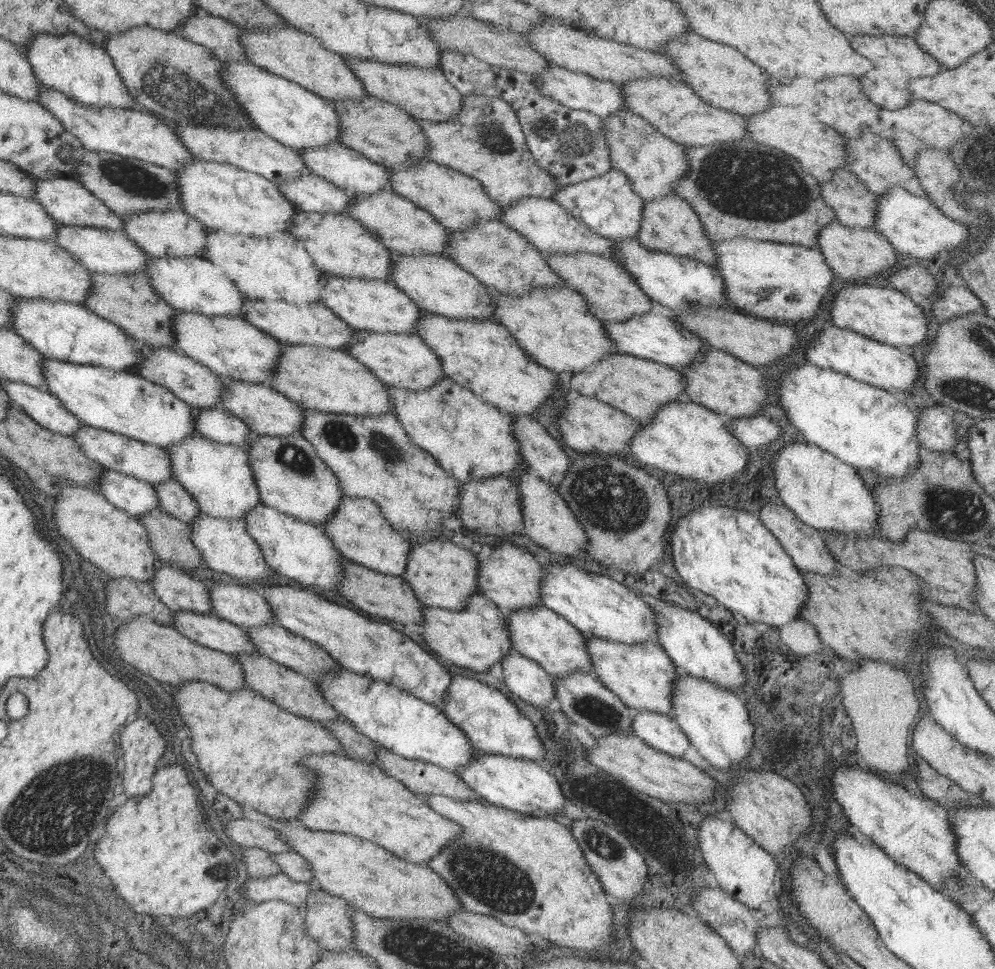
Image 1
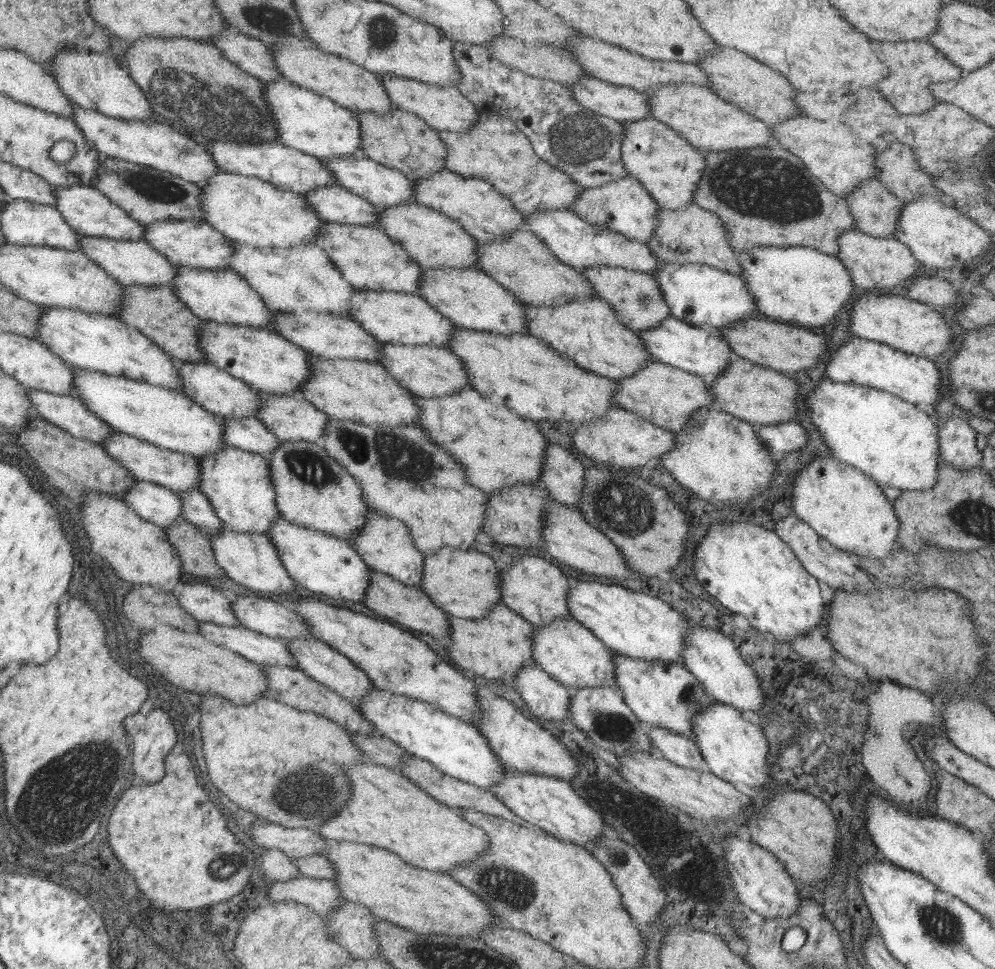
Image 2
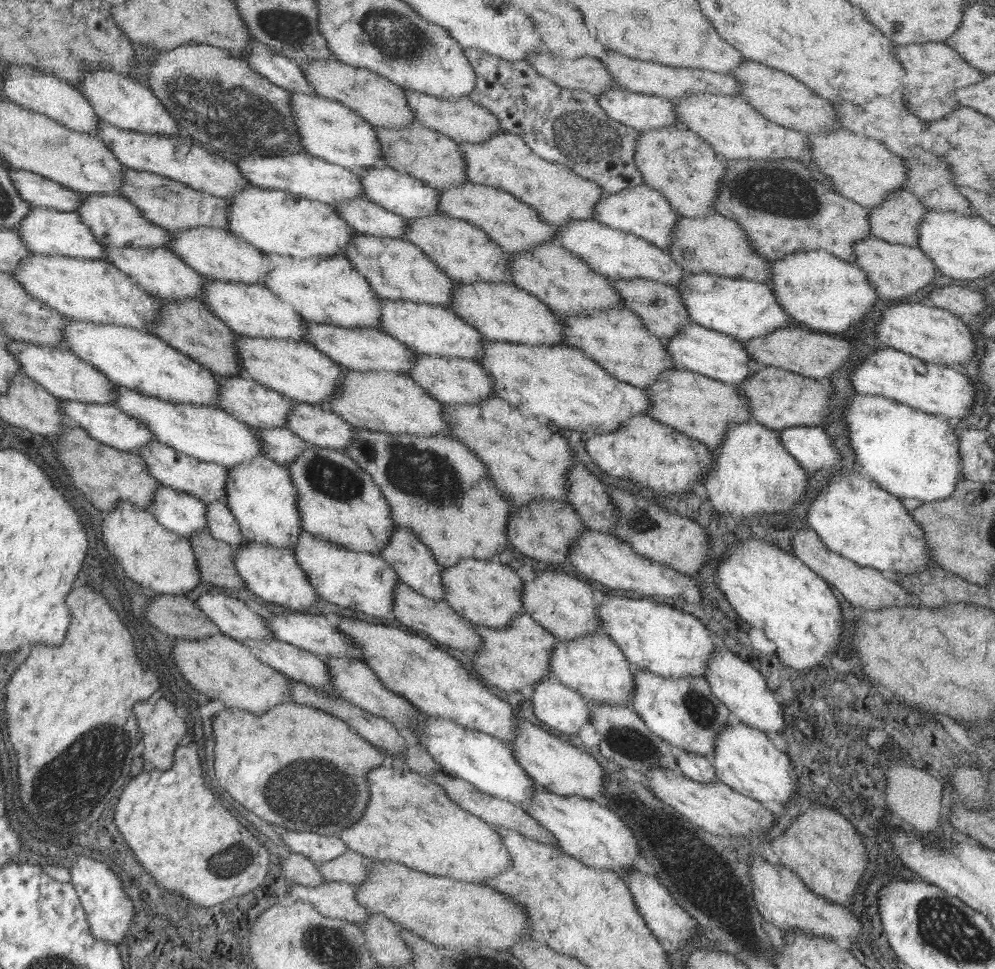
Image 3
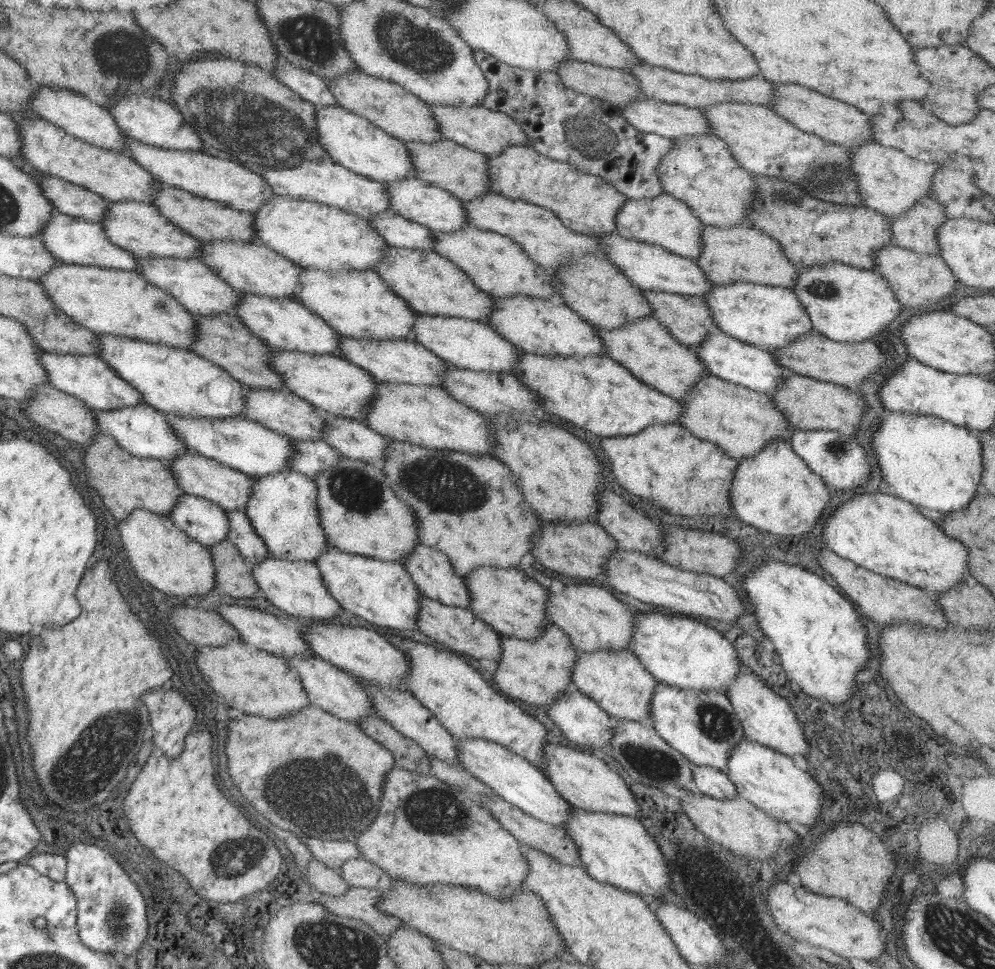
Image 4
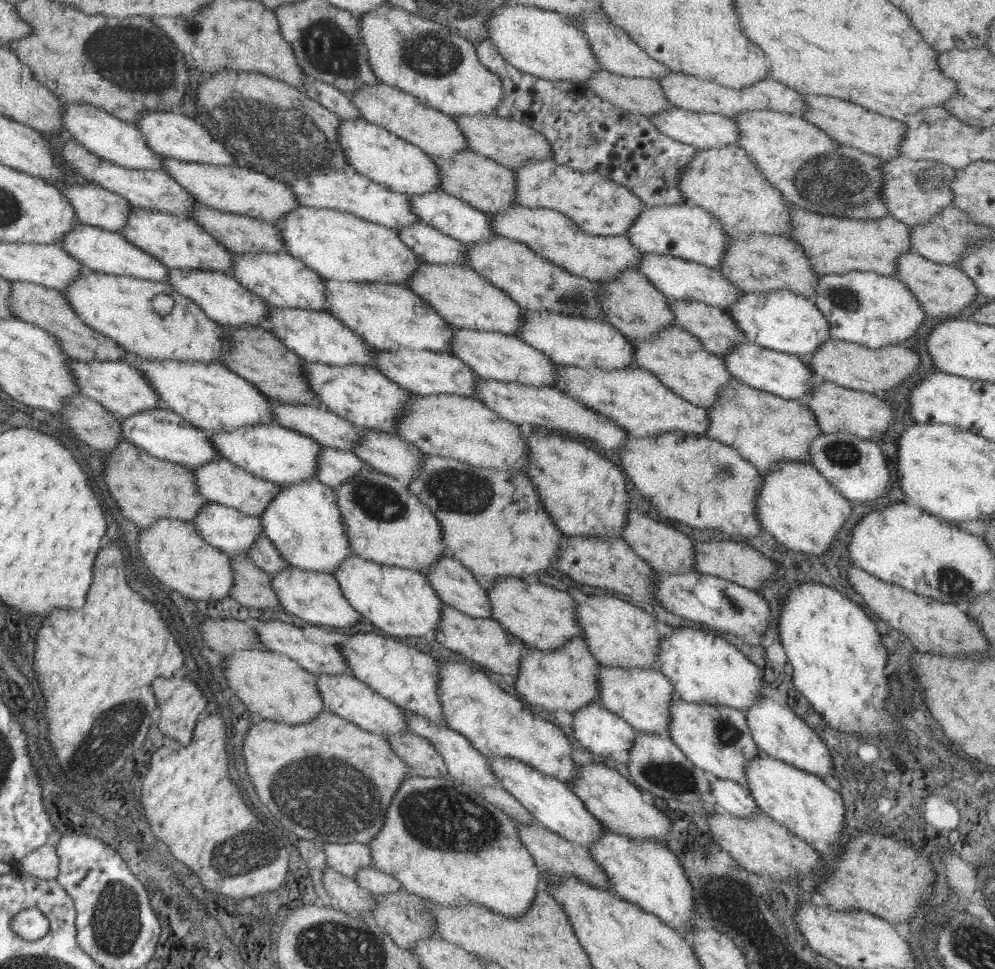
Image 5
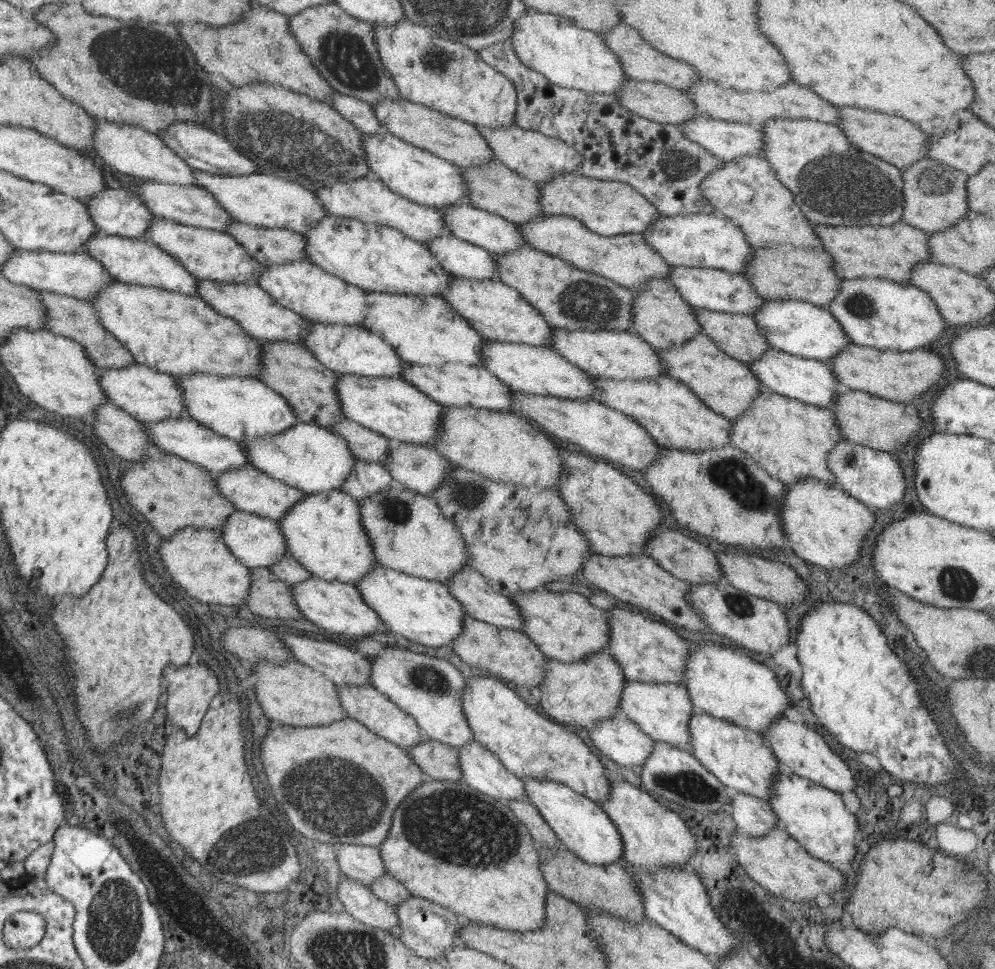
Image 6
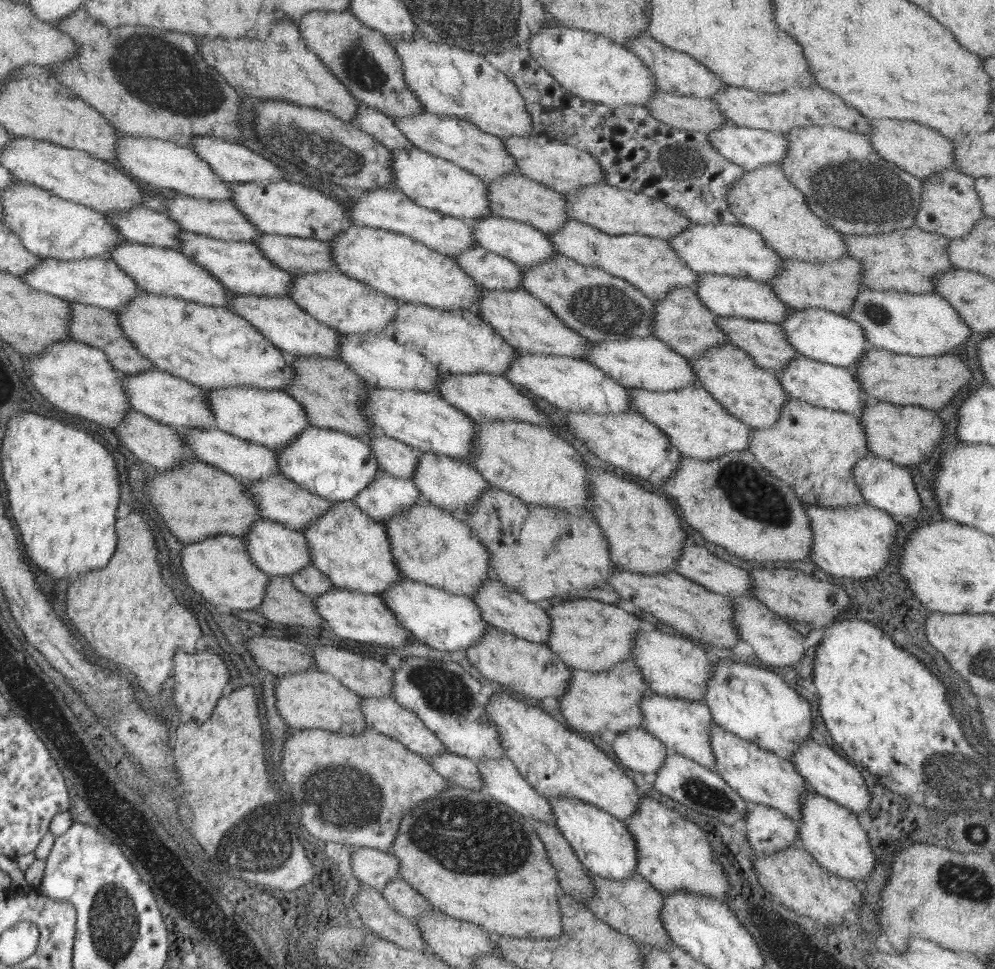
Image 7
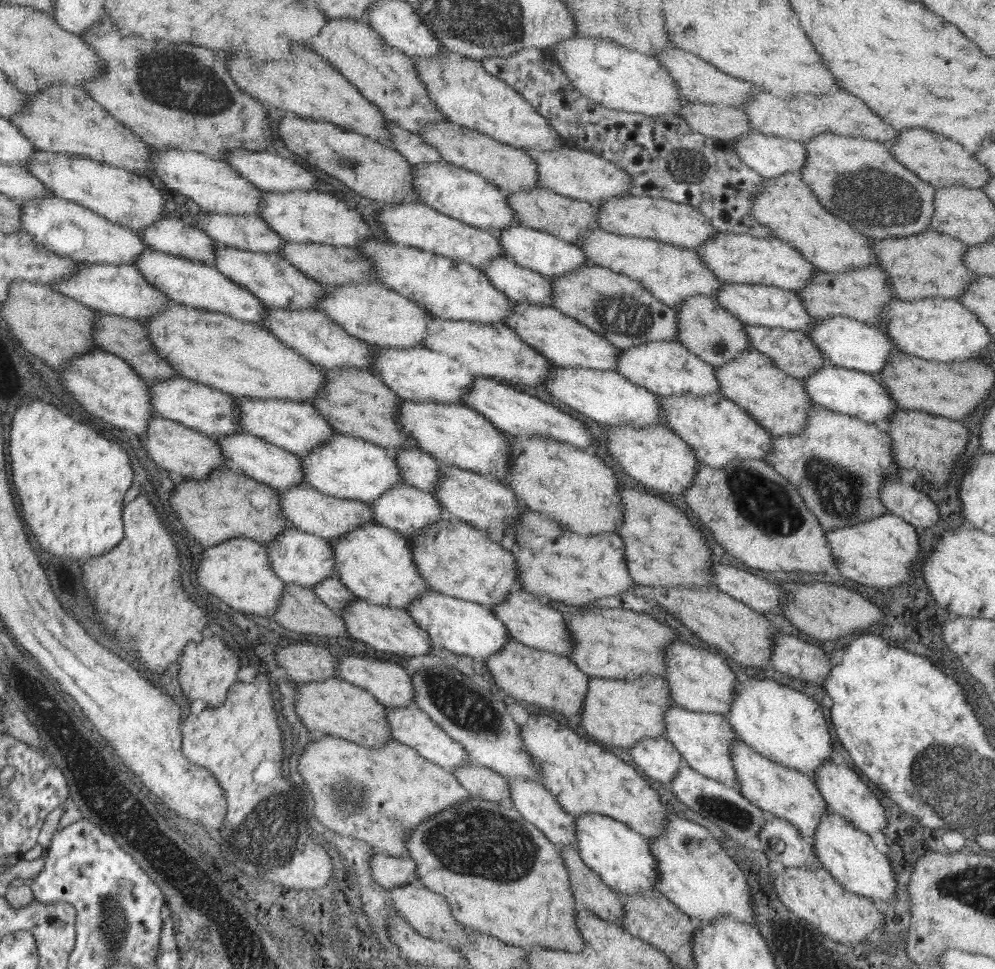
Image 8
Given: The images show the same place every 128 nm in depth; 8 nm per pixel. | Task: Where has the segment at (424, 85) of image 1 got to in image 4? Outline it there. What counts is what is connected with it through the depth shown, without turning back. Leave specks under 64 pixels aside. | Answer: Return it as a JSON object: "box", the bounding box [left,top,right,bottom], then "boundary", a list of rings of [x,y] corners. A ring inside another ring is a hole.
{"box":[429,103,529,155],"boundary":[[[433,103],[429,104],[429,110],[433,112],[433,120],[437,122],[443,139],[456,142],[482,155],[495,155],[509,145],[529,146],[524,130],[513,117],[505,113],[488,109],[482,105],[453,107]]]}

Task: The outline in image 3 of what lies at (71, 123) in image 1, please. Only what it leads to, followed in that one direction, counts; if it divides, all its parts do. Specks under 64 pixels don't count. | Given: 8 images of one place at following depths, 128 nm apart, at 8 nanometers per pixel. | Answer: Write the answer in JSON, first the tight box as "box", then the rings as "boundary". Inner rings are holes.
{"box":[95,119,249,199],"boundary":[[[97,119],[95,135],[104,142],[125,168],[169,177],[211,196],[231,199],[239,189],[249,185],[249,182],[240,176],[229,157],[214,154],[199,143],[193,142],[187,135],[143,133],[133,129],[117,128],[101,119]]]}

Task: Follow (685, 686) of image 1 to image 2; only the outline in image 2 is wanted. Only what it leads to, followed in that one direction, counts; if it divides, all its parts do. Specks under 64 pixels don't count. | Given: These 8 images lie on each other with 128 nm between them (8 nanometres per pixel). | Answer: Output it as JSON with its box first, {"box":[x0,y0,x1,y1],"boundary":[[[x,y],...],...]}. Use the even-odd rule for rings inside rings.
{"box":[693,701,769,788],"boundary":[[[711,701],[705,709],[697,711],[693,715],[694,743],[698,746],[699,752],[706,764],[709,772],[722,781],[728,783],[743,784],[749,788],[757,788],[767,784],[767,774],[769,768],[765,766],[765,754],[767,754],[767,742],[759,730],[759,726],[753,726],[745,722],[739,714],[739,709],[733,705],[721,703],[721,701]]]}

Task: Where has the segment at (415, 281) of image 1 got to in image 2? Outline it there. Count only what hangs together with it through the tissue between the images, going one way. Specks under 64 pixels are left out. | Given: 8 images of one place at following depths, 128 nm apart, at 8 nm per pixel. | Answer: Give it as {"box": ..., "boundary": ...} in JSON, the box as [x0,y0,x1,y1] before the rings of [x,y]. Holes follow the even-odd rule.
{"box":[417,268,527,335],"boundary":[[[421,268],[421,281],[419,281],[419,287],[417,287],[417,295],[423,298],[431,308],[435,308],[437,312],[441,313],[441,316],[449,318],[457,327],[501,333],[503,335],[509,335],[515,332],[527,334],[523,303],[513,296],[508,289],[503,288],[501,284],[497,284],[493,278],[483,274],[477,268]]]}

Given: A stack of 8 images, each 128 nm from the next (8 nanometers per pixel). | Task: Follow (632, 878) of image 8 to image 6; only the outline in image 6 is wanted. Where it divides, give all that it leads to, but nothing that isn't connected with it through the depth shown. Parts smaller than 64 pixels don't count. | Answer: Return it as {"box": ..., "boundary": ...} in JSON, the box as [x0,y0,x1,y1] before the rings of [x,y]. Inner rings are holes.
{"box":[523,779,623,866],"boundary":[[[523,779],[523,790],[527,801],[537,808],[541,818],[553,830],[560,846],[569,850],[586,864],[598,866],[617,865],[618,859],[623,859],[623,844],[616,825],[596,802],[576,793],[567,785],[557,781],[539,781]]]}

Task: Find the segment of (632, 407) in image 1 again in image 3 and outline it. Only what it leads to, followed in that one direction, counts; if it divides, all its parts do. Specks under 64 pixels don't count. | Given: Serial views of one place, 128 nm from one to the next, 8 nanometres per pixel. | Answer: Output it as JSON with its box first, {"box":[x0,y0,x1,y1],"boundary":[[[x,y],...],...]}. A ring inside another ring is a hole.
{"box":[644,368,751,450],"boundary":[[[681,368],[665,369],[644,390],[648,397],[646,415],[670,428],[690,436],[694,441],[717,450],[722,434],[729,423],[751,419],[746,401],[737,387],[690,372]]]}

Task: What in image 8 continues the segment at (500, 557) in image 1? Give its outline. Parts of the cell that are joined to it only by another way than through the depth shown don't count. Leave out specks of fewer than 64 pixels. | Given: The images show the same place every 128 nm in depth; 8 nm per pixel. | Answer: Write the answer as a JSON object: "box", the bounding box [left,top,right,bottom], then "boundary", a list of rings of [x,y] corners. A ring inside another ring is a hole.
{"box":[660,642,737,716],"boundary":[[[673,642],[664,648],[665,676],[660,680],[669,684],[669,696],[677,707],[695,712],[717,713],[727,716],[729,703],[733,699],[733,683],[737,677],[730,666],[716,651],[702,649],[684,642]]]}

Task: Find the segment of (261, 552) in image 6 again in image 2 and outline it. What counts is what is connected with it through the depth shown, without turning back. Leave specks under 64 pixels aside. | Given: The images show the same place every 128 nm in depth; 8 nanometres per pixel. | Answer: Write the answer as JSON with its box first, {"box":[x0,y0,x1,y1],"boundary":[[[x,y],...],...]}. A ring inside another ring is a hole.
{"box":[119,481,181,528],"boundary":[[[135,481],[119,498],[127,509],[161,528],[181,518],[179,496],[161,485]]]}

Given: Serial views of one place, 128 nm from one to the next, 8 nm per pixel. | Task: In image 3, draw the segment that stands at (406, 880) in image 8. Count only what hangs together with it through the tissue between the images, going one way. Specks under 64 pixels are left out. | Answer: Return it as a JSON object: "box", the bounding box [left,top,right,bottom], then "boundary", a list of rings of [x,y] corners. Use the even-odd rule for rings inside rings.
{"box":[278,829,347,866],"boundary":[[[278,829],[281,842],[290,852],[299,854],[314,866],[339,857],[347,848],[336,836],[322,835],[309,831],[287,831]]]}

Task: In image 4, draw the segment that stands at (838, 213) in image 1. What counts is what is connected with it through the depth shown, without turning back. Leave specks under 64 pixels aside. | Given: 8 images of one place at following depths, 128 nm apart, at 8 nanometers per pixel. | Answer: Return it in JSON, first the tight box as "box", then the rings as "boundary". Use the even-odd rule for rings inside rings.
{"box":[889,197,946,255],"boundary":[[[921,197],[905,213],[889,217],[892,244],[916,253],[937,255],[937,227],[946,218],[933,198]]]}

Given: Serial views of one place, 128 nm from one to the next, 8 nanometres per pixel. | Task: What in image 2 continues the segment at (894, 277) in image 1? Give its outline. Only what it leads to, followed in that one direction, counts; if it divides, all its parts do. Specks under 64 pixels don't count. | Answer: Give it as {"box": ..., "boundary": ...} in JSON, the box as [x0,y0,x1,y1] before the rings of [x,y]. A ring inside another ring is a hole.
{"box":[906,276,960,308],"boundary":[[[913,276],[911,278],[911,284],[907,286],[906,298],[920,303],[929,302],[929,304],[935,304],[937,308],[943,308],[948,303],[949,306],[957,304],[960,300],[959,298],[956,299],[959,292],[958,288],[947,286],[947,282],[941,280],[941,278],[945,277]]]}

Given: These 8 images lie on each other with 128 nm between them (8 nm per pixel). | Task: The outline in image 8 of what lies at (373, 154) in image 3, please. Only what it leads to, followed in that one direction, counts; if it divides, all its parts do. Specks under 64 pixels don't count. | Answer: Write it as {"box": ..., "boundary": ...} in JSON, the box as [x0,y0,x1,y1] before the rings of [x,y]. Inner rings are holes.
{"box":[411,160,517,231],"boundary":[[[443,160],[415,163],[411,168],[416,202],[478,229],[501,231],[517,223],[513,210],[509,208],[507,194],[484,177]]]}

